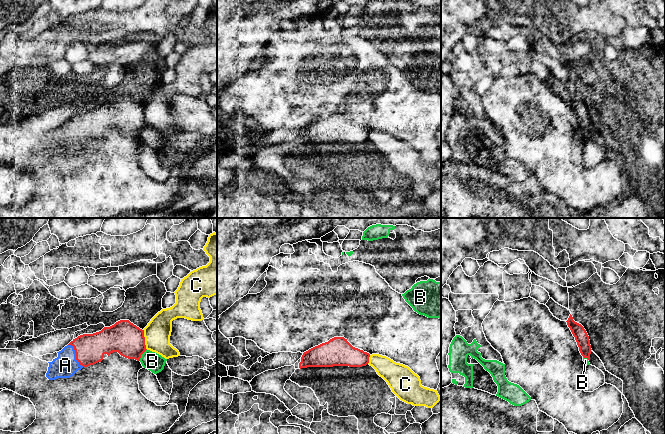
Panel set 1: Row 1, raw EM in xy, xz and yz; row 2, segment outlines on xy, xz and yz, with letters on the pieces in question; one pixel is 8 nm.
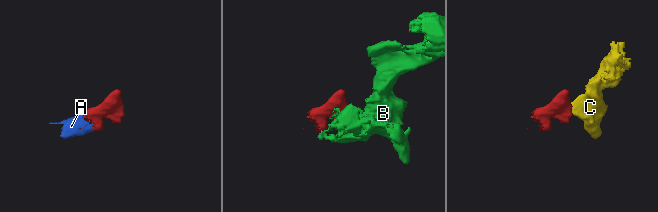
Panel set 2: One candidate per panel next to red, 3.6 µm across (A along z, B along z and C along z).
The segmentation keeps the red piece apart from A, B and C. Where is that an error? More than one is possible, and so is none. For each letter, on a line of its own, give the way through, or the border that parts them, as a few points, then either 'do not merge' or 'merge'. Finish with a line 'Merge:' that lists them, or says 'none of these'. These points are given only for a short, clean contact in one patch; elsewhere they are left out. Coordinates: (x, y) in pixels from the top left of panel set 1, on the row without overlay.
A: across xy (90, 124), (76, 131), (65, 141) | merge
B: along xy (146, 125), (139, 136) | do not merge
C: along xy (143, 106), (147, 125) | do not merge
Merge: A

